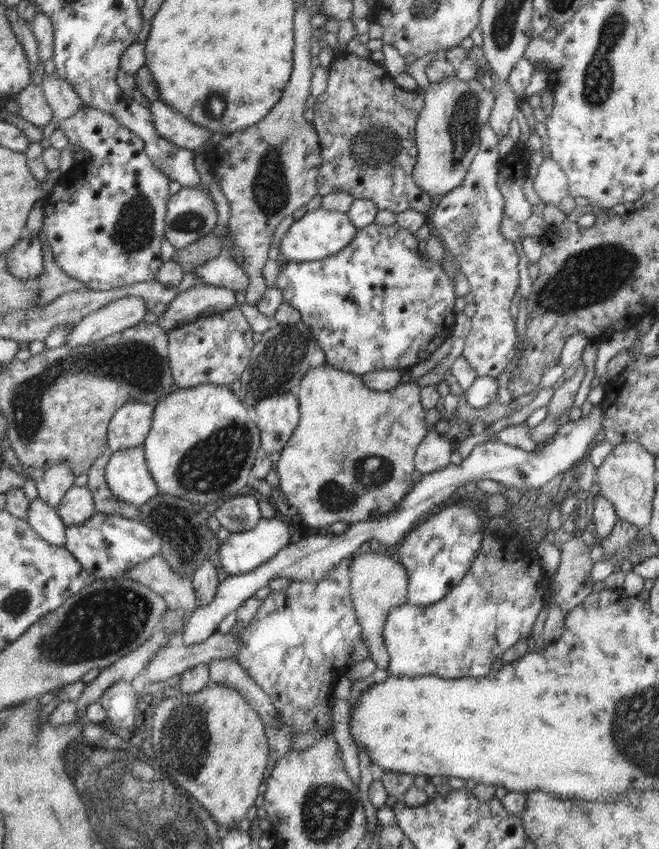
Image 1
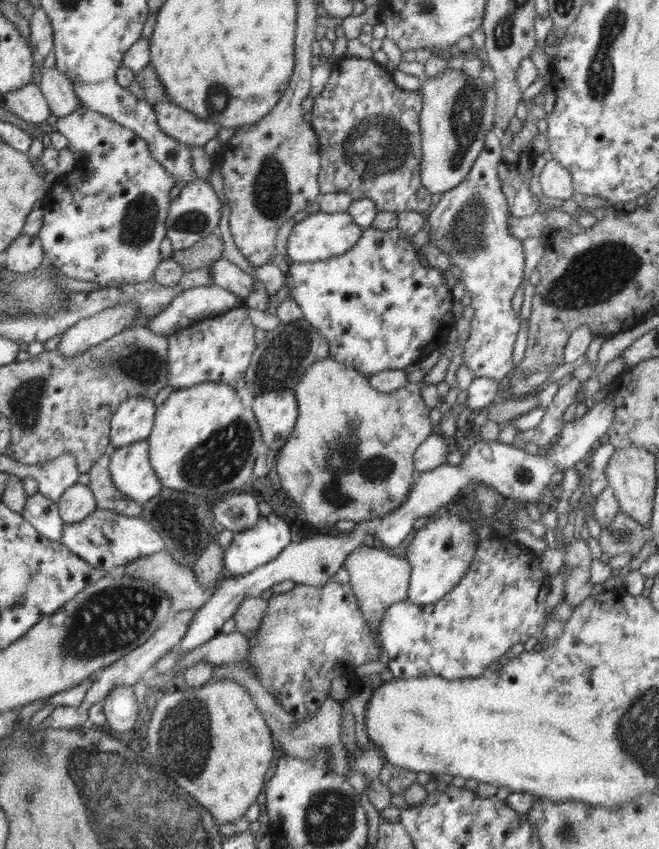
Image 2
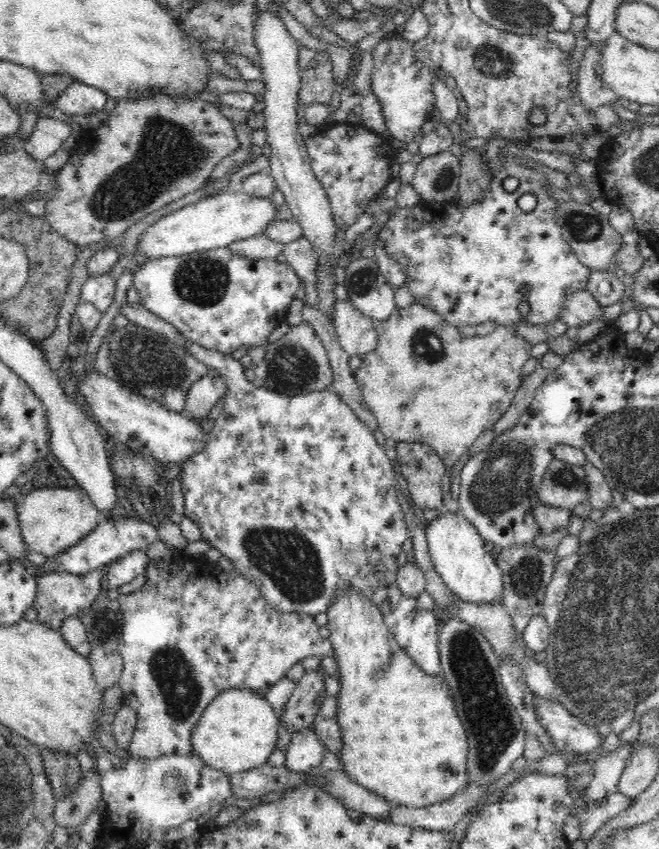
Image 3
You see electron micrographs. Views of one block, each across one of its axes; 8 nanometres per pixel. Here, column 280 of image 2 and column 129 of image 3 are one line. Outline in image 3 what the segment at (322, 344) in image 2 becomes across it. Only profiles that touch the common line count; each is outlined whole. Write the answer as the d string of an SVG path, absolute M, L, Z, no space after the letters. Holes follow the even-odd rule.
M134 323L118 327L109 336L109 375L142 396L157 400L164 407L178 413L185 412L188 389L207 374L209 366L198 362L192 355L176 347L162 335Z

